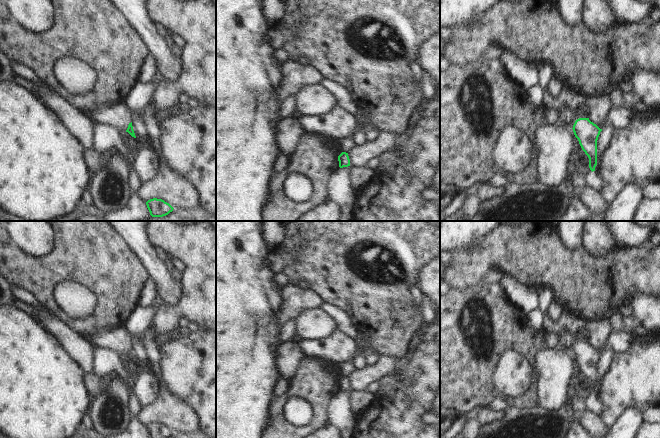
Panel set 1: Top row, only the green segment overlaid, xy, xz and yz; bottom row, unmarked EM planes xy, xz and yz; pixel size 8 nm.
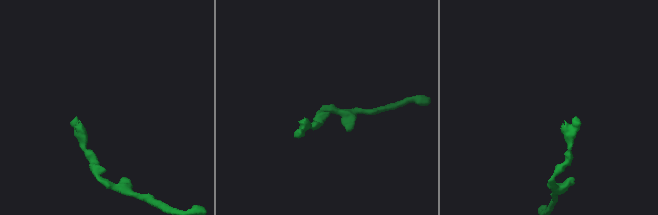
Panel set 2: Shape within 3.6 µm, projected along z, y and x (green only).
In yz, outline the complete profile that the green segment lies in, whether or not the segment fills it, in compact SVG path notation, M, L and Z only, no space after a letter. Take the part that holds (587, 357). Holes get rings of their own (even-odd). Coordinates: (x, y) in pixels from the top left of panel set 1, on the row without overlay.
M563 332L559 335L560 350L572 352L582 374L589 382L589 392L593 396L597 389L597 364L602 353L589 342L577 342L576 335Z

